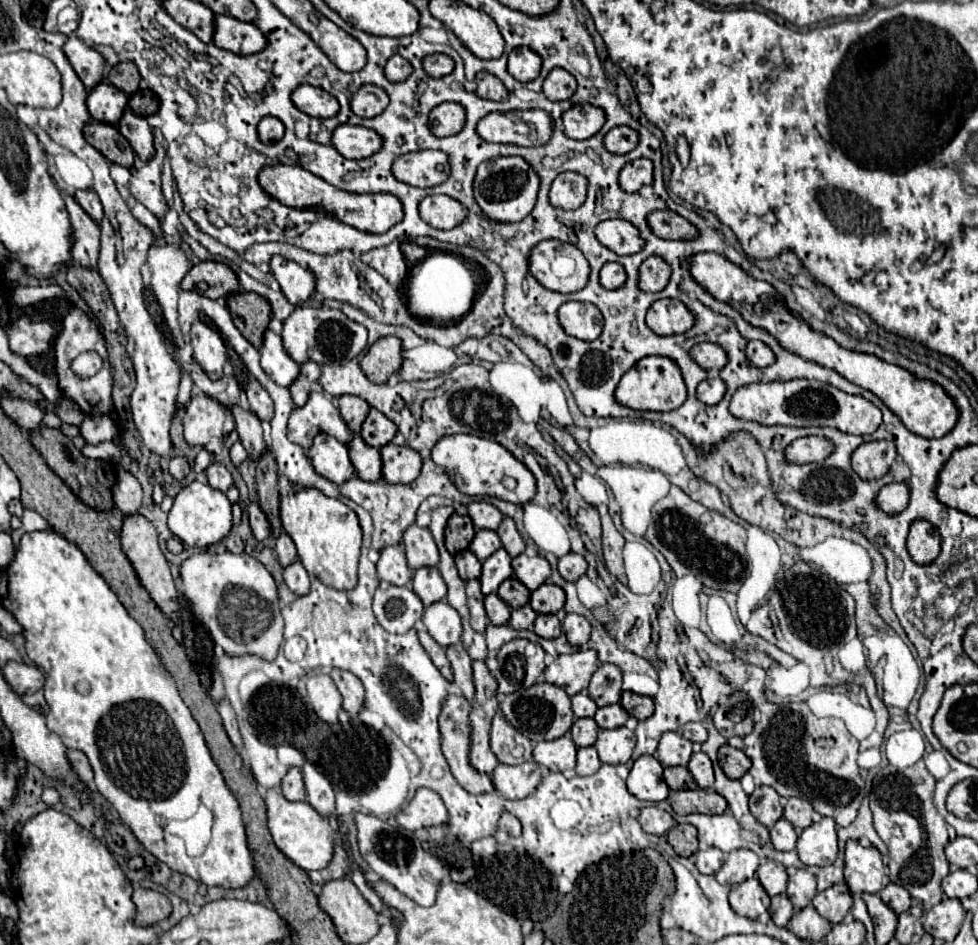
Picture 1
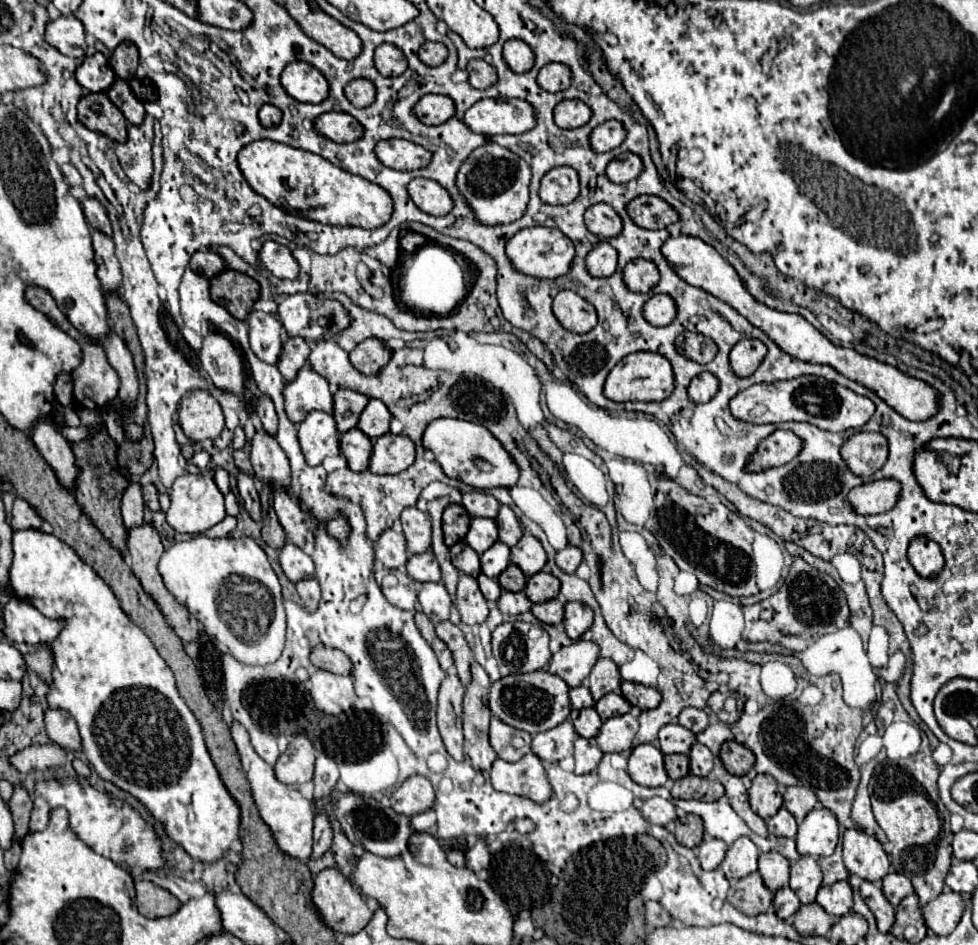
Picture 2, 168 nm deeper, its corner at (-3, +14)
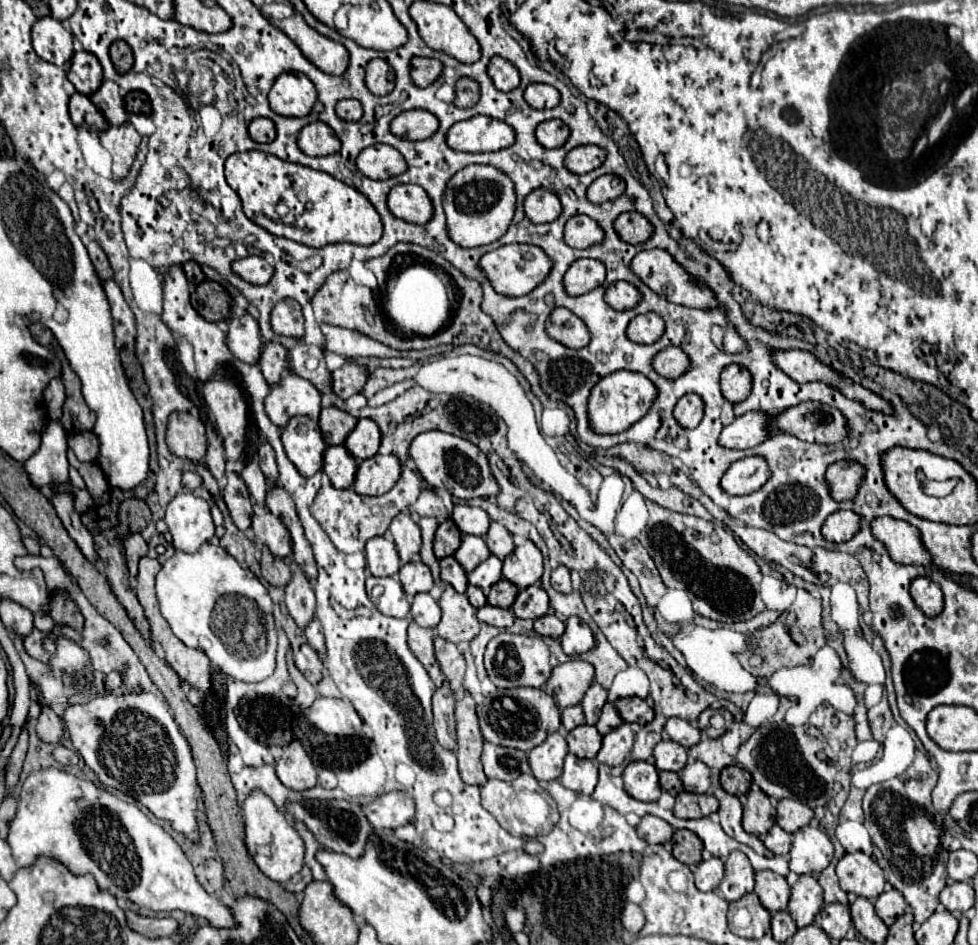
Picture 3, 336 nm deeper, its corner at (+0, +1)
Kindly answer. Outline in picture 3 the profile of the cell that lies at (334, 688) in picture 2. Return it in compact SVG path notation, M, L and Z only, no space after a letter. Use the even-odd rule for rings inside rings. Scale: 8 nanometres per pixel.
M318 696L306 710L306 718L322 732L336 736L358 734L362 728L362 718L348 700Z

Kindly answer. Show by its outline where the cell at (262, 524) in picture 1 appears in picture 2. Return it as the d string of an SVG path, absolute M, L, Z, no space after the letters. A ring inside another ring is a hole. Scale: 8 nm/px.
M239 471L237 489L239 489L239 495L243 499L243 505L245 505L245 511L249 513L249 517L253 521L261 521L261 503L259 503L259 493L255 489L253 477L243 473L243 471Z

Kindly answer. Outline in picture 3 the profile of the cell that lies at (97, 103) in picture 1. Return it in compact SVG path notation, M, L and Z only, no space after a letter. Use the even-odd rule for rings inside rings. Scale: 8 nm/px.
M84 50L76 52L70 64L68 80L74 84L76 92L84 96L92 96L104 82L102 66L98 58L94 58L94 54L86 54Z

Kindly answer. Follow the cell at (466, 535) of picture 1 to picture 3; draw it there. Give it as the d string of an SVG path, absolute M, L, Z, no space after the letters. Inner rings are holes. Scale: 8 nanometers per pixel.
M452 518L444 520L444 522L438 526L438 530L436 530L434 556L436 556L438 560L442 560L442 558L446 558L446 556L452 556L452 554L458 550L460 542L462 542L462 534L460 534L458 526L454 524L454 520L452 520Z

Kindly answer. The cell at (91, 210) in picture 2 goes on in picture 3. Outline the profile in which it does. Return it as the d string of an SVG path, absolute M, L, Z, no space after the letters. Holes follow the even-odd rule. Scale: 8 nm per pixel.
M90 240L90 244L88 244L86 248L88 248L90 260L92 260L94 268L96 268L98 278L100 278L100 280L102 280L102 278L112 278L114 272L112 272L112 268L110 268L110 262L108 262L108 258L106 258L102 246L100 246L96 240Z

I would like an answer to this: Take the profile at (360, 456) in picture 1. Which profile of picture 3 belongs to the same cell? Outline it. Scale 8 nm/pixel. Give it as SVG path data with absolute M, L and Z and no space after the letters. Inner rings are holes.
M328 446L324 454L322 470L330 476L332 486L336 488L350 488L356 480L358 462L346 450L346 446Z

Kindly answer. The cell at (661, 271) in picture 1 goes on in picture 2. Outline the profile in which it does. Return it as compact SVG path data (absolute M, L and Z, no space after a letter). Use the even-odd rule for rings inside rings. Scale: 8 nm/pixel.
M635 259L629 265L625 265L623 281L625 281L629 291L647 293L649 289L653 289L653 285L657 285L659 271L657 271L657 267L651 261Z

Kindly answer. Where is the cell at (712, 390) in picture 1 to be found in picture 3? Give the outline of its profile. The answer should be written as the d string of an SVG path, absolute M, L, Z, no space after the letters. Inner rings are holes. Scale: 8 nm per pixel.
M686 394L678 400L674 408L674 418L682 428L694 428L702 420L704 414L704 402L698 394Z

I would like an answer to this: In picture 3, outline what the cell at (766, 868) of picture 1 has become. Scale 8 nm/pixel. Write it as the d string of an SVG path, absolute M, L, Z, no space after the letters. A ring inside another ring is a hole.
M762 870L756 872L756 888L754 892L758 894L762 906L770 910L772 914L778 910L784 910L788 906L790 898L790 886L784 876L772 872L772 870Z

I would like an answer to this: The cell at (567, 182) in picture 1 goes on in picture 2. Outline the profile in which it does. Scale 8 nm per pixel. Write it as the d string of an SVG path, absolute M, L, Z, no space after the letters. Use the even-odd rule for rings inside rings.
M555 167L541 179L539 197L547 205L565 205L577 199L579 177L571 167Z

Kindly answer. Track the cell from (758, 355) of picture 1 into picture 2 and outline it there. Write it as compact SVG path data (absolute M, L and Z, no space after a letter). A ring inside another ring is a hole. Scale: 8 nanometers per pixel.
M741 339L729 353L729 365L737 377L749 377L763 361L767 349L757 339Z

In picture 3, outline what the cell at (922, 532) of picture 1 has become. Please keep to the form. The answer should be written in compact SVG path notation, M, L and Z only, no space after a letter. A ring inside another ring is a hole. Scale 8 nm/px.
M916 576L910 584L910 594L916 602L916 606L926 614L926 616L936 616L940 614L944 600L942 600L942 590L938 584L934 584L928 576Z

